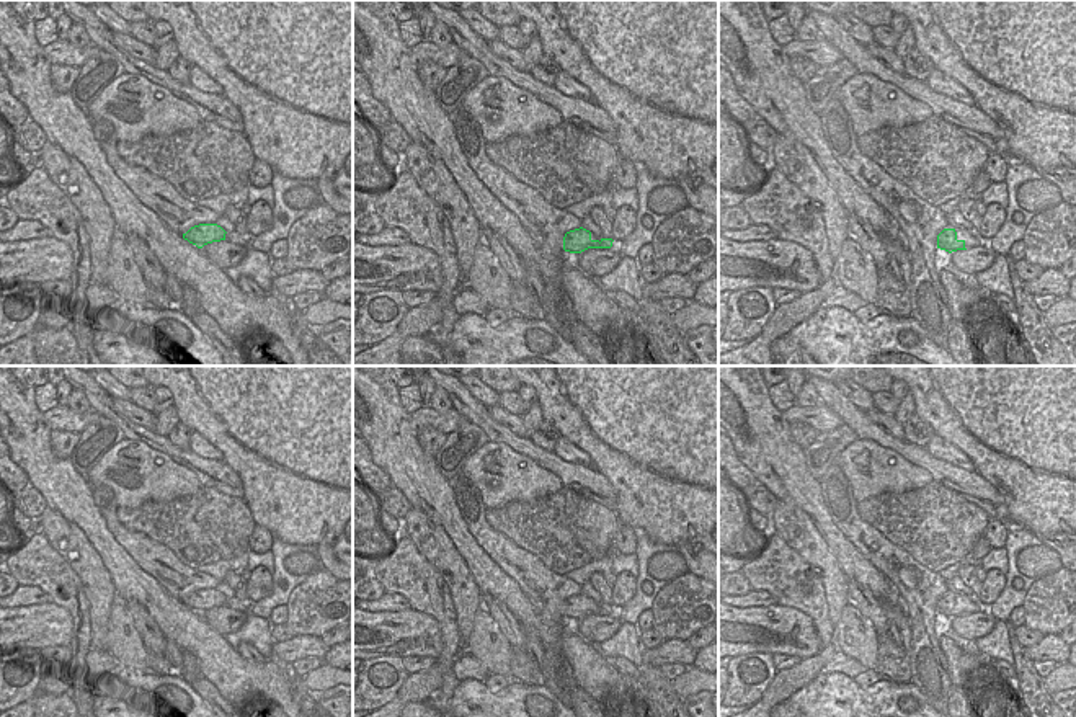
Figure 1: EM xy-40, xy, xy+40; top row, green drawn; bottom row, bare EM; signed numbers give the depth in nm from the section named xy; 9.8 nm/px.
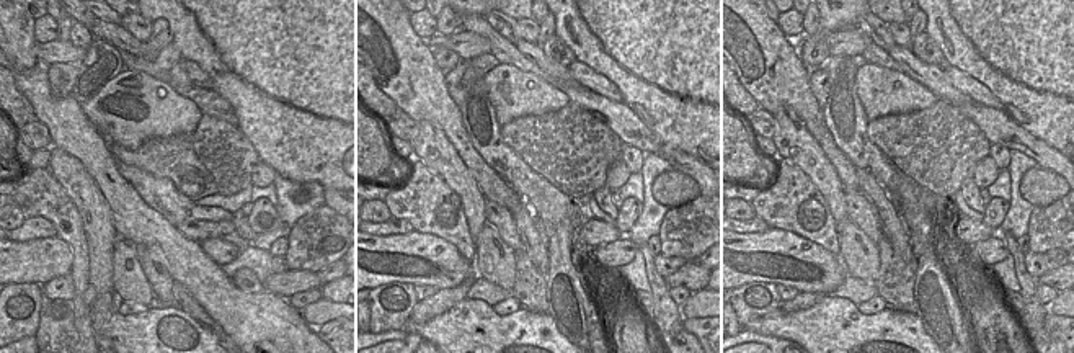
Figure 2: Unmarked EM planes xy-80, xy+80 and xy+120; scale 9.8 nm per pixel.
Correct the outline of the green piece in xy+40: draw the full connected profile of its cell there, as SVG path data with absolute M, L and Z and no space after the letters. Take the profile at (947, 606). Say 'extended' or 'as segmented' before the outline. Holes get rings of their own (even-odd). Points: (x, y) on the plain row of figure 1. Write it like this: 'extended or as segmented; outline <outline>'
extended; outline M947 591L937 601L937 614L945 616L949 619L978 612L981 611L981 608L983 606L976 601L975 596L958 595L952 591Z

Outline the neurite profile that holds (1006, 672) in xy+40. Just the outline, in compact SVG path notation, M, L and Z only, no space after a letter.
M993 660L994 661L994 673L1009 686L1016 684L1016 670L1014 665L1009 665L1004 660Z

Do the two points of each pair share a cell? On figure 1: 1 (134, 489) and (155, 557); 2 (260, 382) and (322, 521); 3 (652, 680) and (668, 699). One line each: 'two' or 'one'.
1: two
2: one
3: one

